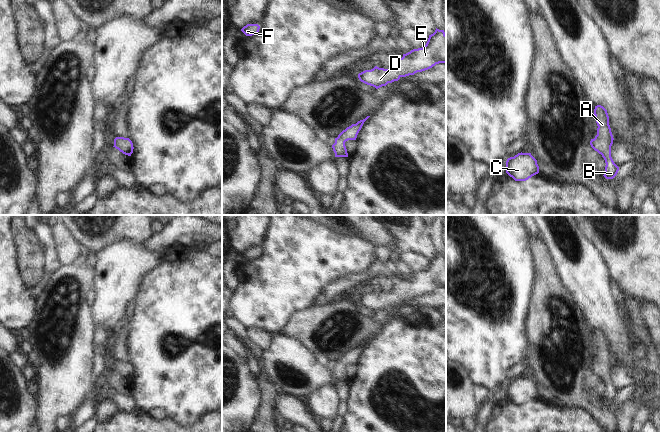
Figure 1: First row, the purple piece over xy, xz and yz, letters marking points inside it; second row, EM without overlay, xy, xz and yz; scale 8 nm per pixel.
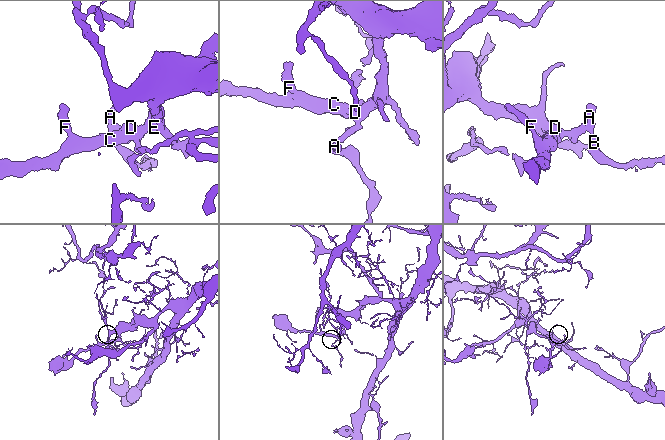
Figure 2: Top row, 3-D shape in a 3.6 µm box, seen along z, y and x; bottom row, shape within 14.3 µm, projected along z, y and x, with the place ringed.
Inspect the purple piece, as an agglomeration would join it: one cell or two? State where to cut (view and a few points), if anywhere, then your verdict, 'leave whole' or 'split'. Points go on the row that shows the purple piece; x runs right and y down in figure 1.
no cut | leave whole

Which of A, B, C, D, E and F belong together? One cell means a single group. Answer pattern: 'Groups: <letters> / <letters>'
Groups: A B C D E F

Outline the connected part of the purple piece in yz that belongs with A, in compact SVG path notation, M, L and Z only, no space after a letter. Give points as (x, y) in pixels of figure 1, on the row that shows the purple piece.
M601 105L595 106L594 115L598 128L597 135L591 139L590 145L605 160L606 166L603 176L606 179L613 179L617 175L619 167L611 157L611 146L614 138L609 125L609 116L607 110Z

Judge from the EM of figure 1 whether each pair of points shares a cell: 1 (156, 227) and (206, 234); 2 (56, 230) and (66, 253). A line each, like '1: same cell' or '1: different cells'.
1: different cells
2: same cell

